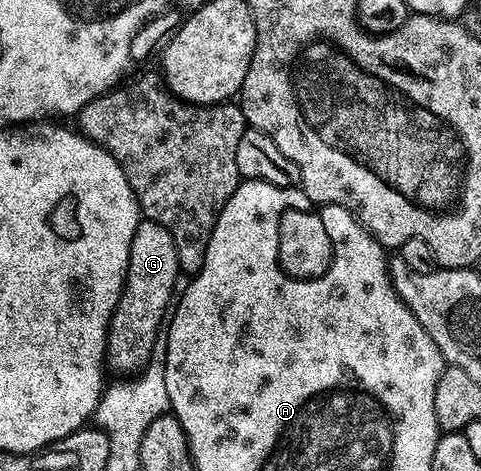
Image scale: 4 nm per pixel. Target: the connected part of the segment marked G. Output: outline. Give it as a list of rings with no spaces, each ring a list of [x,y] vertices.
[[[140,221],[133,232],[133,240],[129,248],[127,279],[123,282],[119,303],[107,329],[105,366],[108,371],[116,370],[119,373],[116,375],[131,376],[142,371],[151,361],[151,353],[155,343],[160,341],[169,307],[177,294],[175,281],[178,278],[181,278],[181,271],[173,236],[169,236],[169,232],[161,228],[161,224]]]

